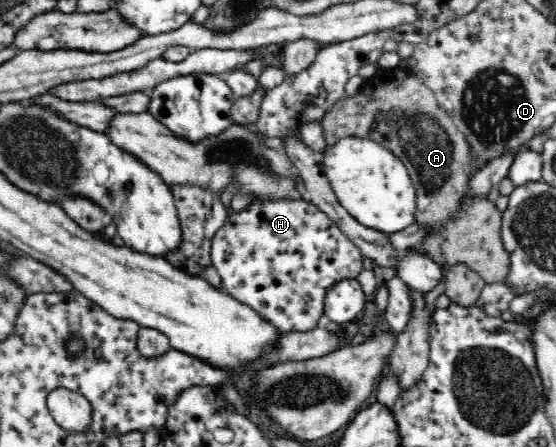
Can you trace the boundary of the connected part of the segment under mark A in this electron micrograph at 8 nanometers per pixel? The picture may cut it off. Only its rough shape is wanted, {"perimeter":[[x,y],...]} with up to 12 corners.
{"perimeter":[[408,67],[379,68],[320,121],[393,151],[423,250],[507,279],[494,202],[460,199],[466,137]]}

